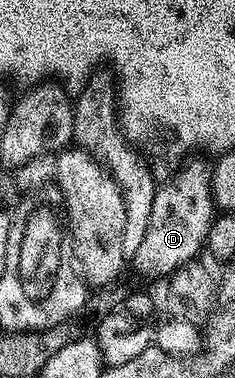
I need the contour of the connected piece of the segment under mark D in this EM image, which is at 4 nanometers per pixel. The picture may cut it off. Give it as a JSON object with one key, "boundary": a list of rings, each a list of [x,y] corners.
{"boundary":[[[196,158],[185,159],[175,169],[177,172],[165,184],[163,181],[157,187],[154,206],[150,209],[150,223],[146,226],[146,238],[138,246],[138,254],[130,258],[131,267],[133,264],[140,276],[149,276],[152,280],[171,277],[192,264],[205,247],[214,219],[213,165],[204,160],[192,159]]]}

